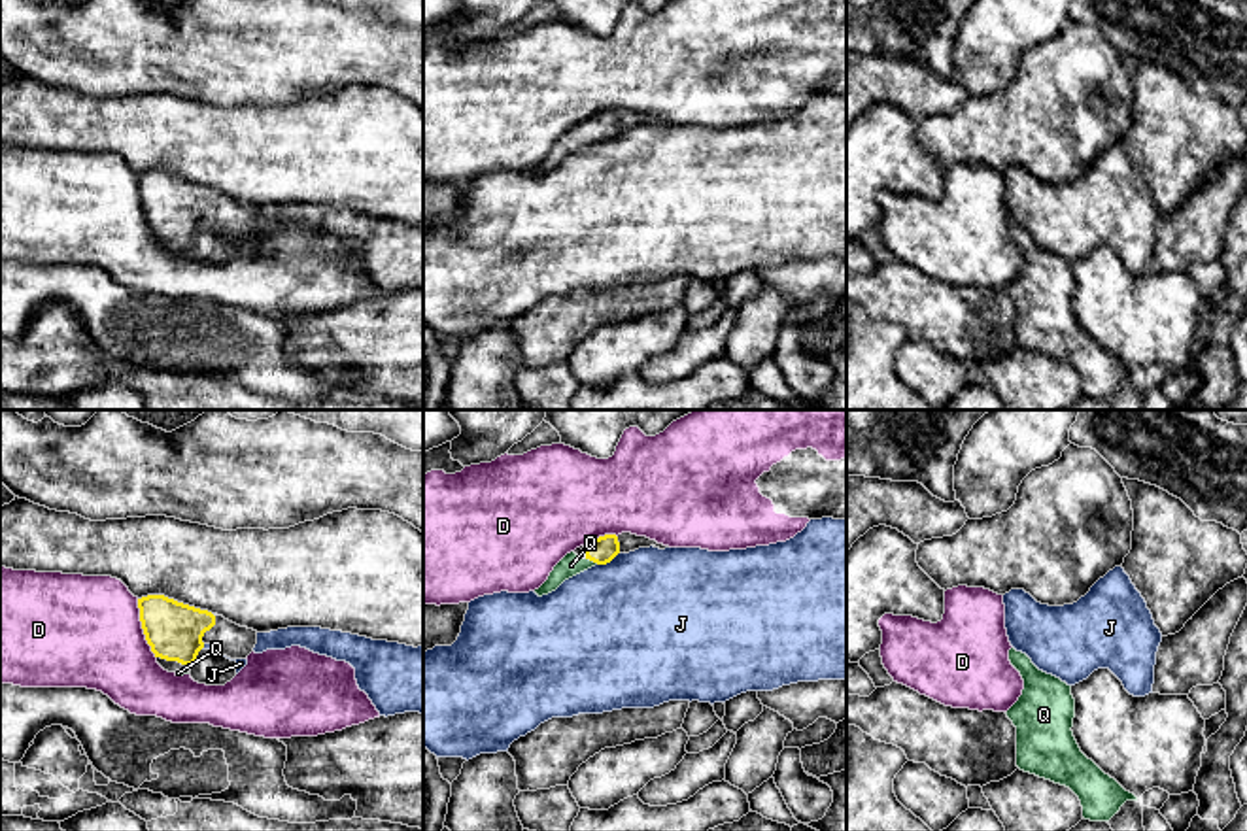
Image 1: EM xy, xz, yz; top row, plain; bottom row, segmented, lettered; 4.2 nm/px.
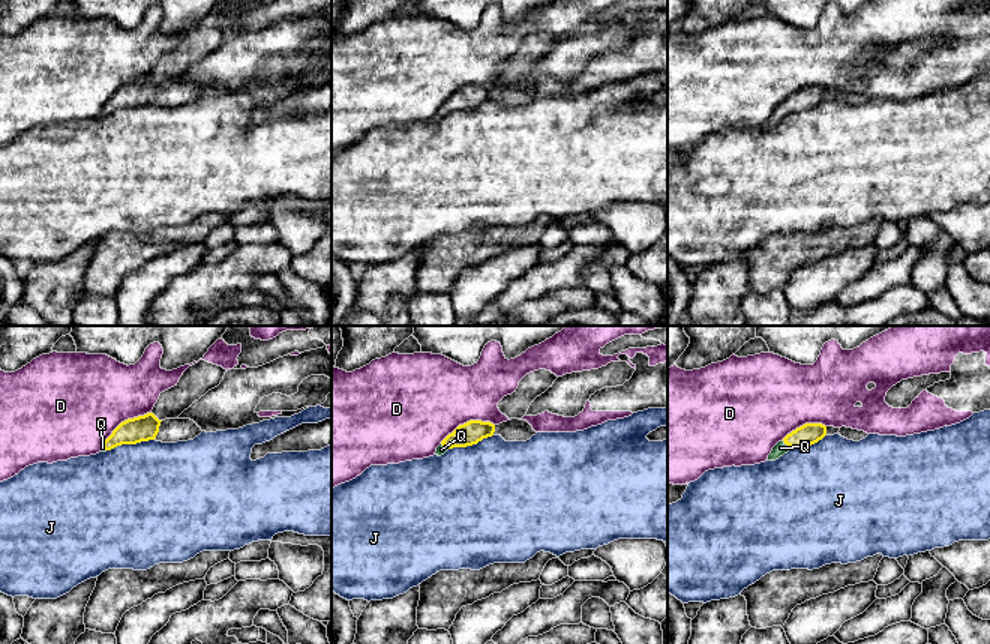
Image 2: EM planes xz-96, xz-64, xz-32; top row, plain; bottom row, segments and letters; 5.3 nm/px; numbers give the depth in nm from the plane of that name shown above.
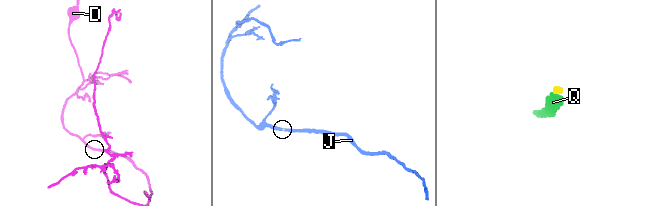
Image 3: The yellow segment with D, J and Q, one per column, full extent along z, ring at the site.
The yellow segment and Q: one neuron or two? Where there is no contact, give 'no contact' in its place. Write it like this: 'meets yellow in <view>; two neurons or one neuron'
meets yellow in xz; one neuron

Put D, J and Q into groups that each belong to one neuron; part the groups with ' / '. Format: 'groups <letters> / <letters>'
groups D / J / Q

